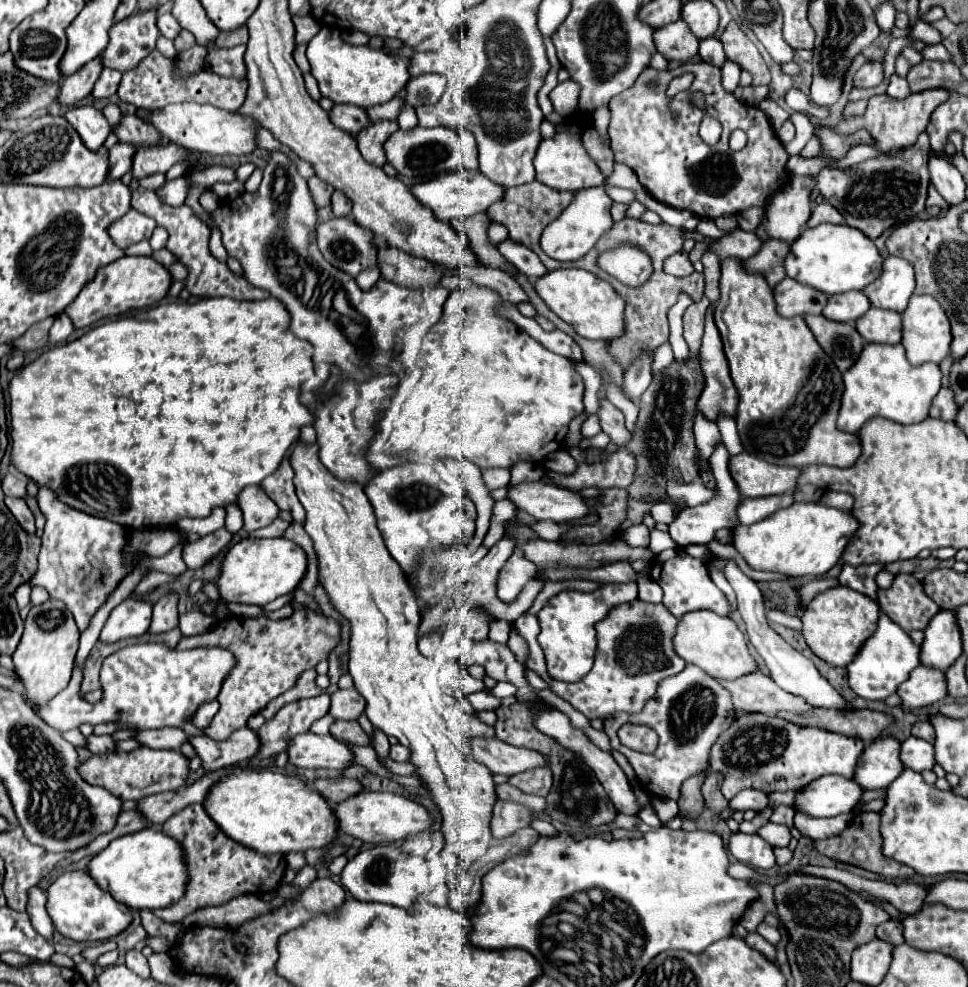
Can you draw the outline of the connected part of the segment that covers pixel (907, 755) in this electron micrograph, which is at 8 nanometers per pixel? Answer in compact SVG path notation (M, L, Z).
M908 737L904 743L902 743L902 763L914 771L926 771L926 769L932 769L936 765L936 759L934 759L934 745L928 743L928 741L922 741L918 737Z

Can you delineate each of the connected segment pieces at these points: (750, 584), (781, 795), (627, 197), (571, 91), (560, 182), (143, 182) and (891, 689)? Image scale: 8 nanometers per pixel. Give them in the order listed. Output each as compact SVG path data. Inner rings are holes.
M728 561L724 567L724 577L728 579L728 583L732 585L734 593L736 593L736 603L738 603L738 613L742 615L744 623L746 623L746 633L750 643L756 647L756 651L762 655L762 659L766 661L766 667L770 671L770 677L776 681L776 685L780 685L784 691L798 695L802 699L806 699L812 707L824 707L824 709L850 709L848 703L838 695L836 689L832 689L832 685L818 673L818 669L814 667L814 663L810 659L806 659L802 653L798 653L794 647L790 647L772 627L768 627L766 615L764 615L764 603L762 603L762 595L760 589L756 587L756 583L746 577L738 565L734 561Z
M799 789L796 790L789 790L787 792L773 792L768 795L769 797L769 804L773 807L779 805L787 805L793 806L796 794L798 793Z
M604 185L604 189L608 191L608 195L610 195L610 199L612 199L614 203L624 203L624 205L628 205L628 203L634 201L634 193L628 191L628 189L612 187L612 185Z
M574 81L558 83L556 89L550 93L550 101L552 101L556 113L562 117L568 117L576 111L578 97L580 97L580 85L576 85Z
M558 131L554 137L542 139L540 149L536 151L534 167L536 167L536 179L540 183L544 183L552 189L560 189L560 191L580 191L586 187L604 185L604 181L606 181L606 175L592 161L592 157L584 149L580 137L576 133L568 133L568 131Z
M154 173L150 177L140 179L140 187L144 187L144 189L158 189L158 187L164 185L164 181L166 181L166 177L162 173Z
M880 613L878 629L864 643L856 659L848 665L848 679L850 679L850 689L864 699L870 701L884 701L892 693L896 693L898 685L908 679L910 671L920 665L920 647L910 639L906 631L902 631L886 613Z

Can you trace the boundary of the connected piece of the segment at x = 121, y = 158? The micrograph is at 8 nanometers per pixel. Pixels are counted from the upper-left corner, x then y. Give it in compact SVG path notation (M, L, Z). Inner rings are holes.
M116 143L108 151L108 179L120 179L124 173L130 171L132 153L136 153L132 145L120 145L120 143Z

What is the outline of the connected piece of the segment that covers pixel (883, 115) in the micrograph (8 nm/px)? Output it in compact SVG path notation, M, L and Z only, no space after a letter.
M928 89L922 93L912 93L906 99L894 99L884 95L874 95L868 99L866 111L864 115L856 115L856 117L848 117L848 119L840 122L838 132L842 134L850 134L858 129L868 129L872 131L872 135L876 137L876 141L880 141L880 145L876 145L880 151L896 151L896 149L906 149L910 145L916 143L918 135L926 129L932 111L944 103L948 99L948 91L946 89Z

